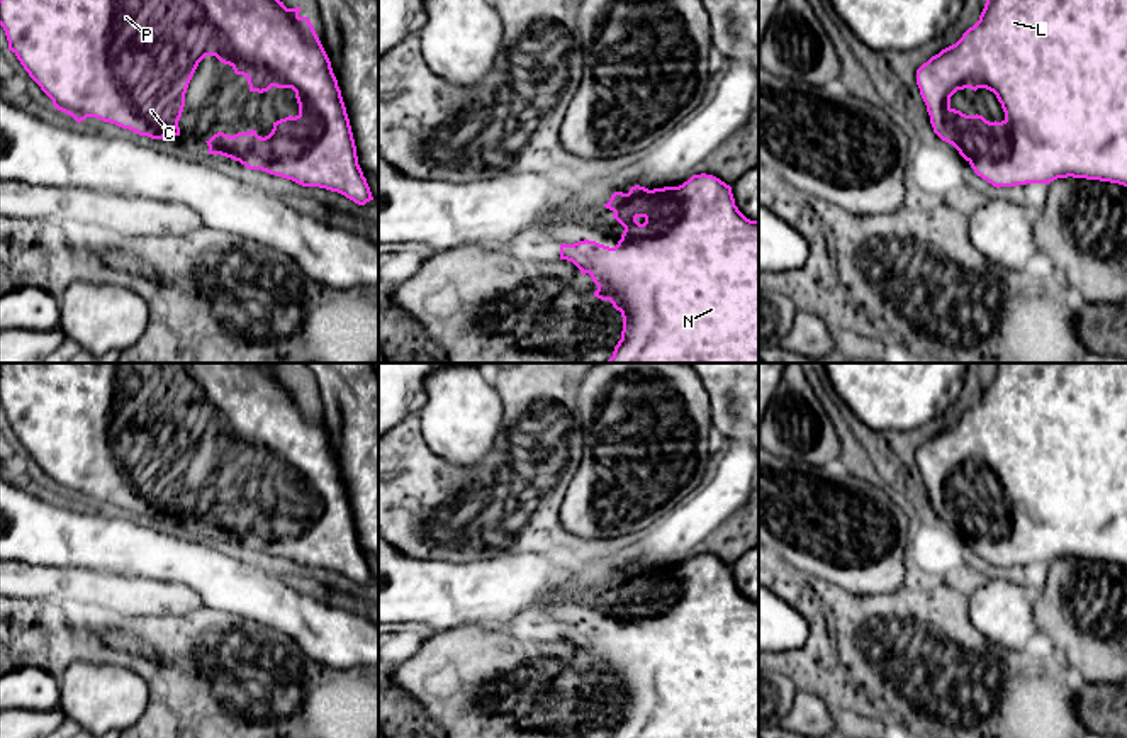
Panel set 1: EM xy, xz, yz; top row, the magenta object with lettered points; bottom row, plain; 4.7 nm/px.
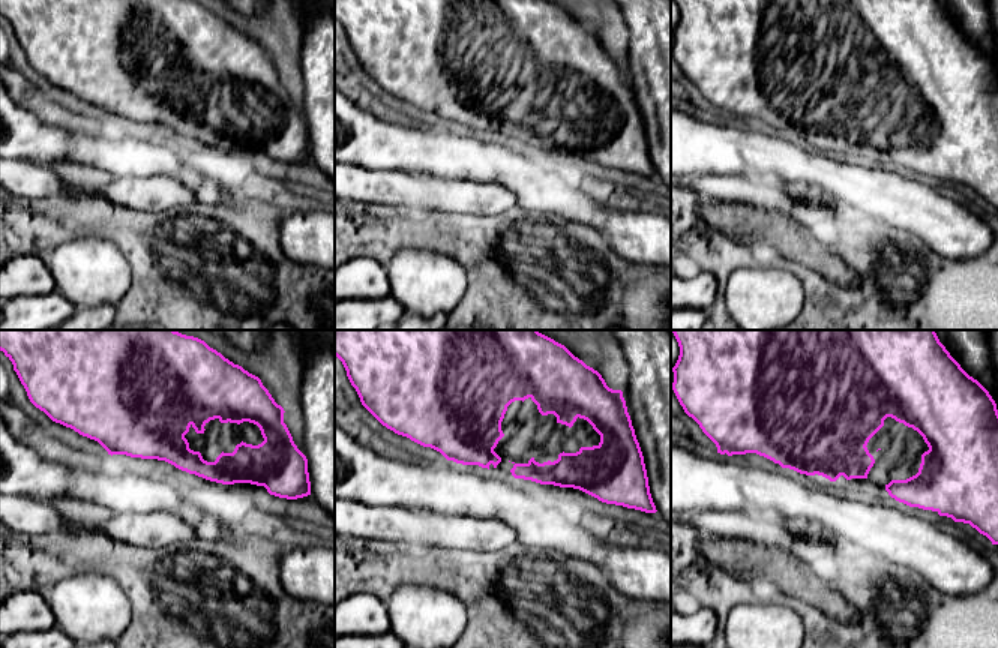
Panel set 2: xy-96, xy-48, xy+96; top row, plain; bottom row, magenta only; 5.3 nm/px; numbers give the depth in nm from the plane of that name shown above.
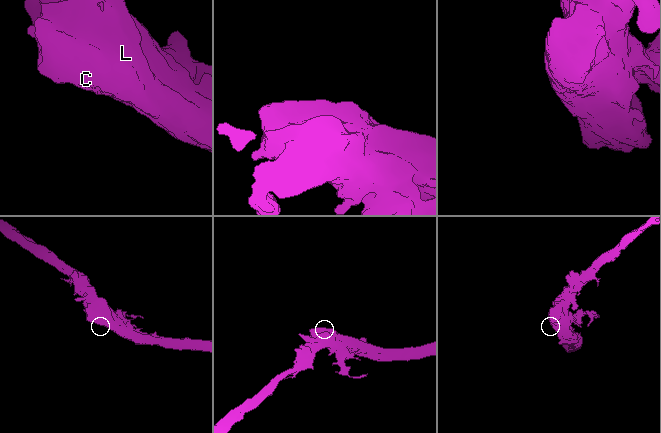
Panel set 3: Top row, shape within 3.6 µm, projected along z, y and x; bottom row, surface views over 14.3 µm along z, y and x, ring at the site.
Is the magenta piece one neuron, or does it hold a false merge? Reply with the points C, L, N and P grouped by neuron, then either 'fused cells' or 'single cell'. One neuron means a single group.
C L N P | single cell

